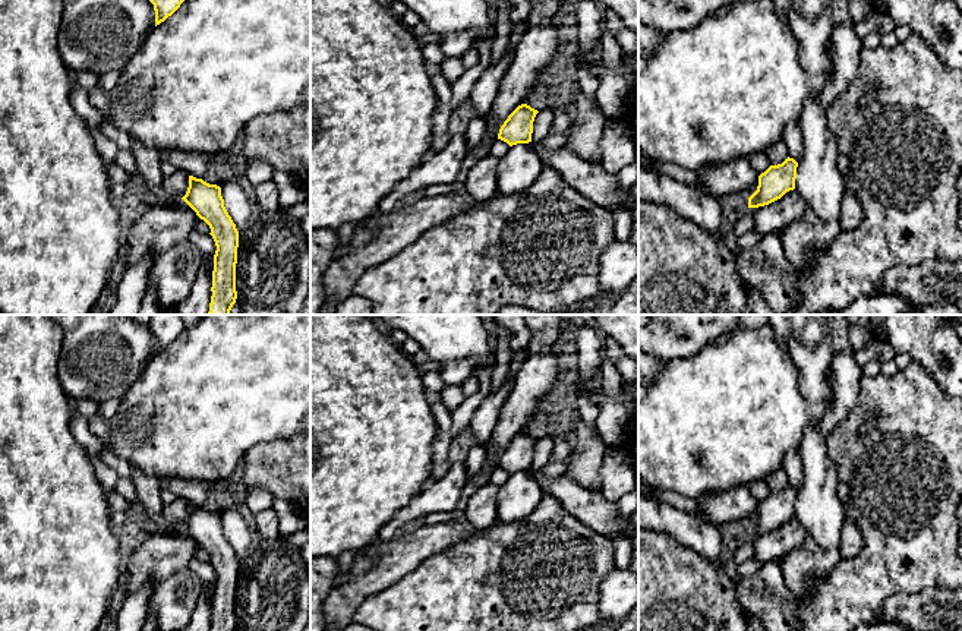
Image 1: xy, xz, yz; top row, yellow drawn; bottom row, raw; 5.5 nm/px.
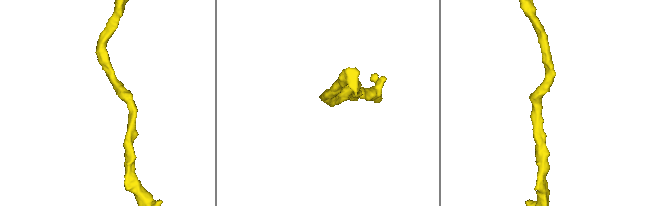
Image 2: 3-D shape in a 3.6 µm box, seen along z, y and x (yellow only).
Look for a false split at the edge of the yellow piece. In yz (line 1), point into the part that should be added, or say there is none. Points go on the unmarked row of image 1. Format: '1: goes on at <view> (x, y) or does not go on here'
1: does not go on here

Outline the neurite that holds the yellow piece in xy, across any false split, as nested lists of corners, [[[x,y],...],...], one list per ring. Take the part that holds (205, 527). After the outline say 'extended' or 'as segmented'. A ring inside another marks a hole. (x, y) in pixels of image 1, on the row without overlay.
[[[189,504],[189,515],[182,527],[209,553],[217,574],[211,631],[236,631],[239,559],[224,534],[221,515]]] | as segmented

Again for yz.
[[[786,486],[782,492],[770,493],[758,504],[757,518],[748,526],[748,536],[758,536],[780,527],[795,517],[798,490]]] | as segmented

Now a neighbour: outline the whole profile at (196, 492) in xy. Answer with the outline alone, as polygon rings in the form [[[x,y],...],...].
[[[163,479],[160,480],[160,488],[171,492],[176,498],[184,498],[190,504],[202,507],[211,493],[212,482]]]

